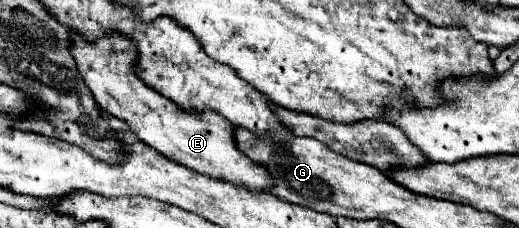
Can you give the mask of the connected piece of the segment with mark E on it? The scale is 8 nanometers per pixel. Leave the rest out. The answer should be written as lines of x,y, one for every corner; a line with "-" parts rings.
74,33
72,55
96,103
106,113
122,119
132,129
132,133
140,137
140,141
154,147
164,157
214,179
224,179
250,191
272,189
274,177
268,175
268,169
264,169
264,165
252,161
238,149
234,137
236,127
230,125
230,121
224,121
224,117
220,117
220,113
212,109
206,109
202,115
192,115
180,105
176,105
172,99
164,97
162,93
156,93
152,87
146,87
144,81
134,75
132,65
136,63
138,51
132,41
118,33
112,33
112,37
102,37
90,43

